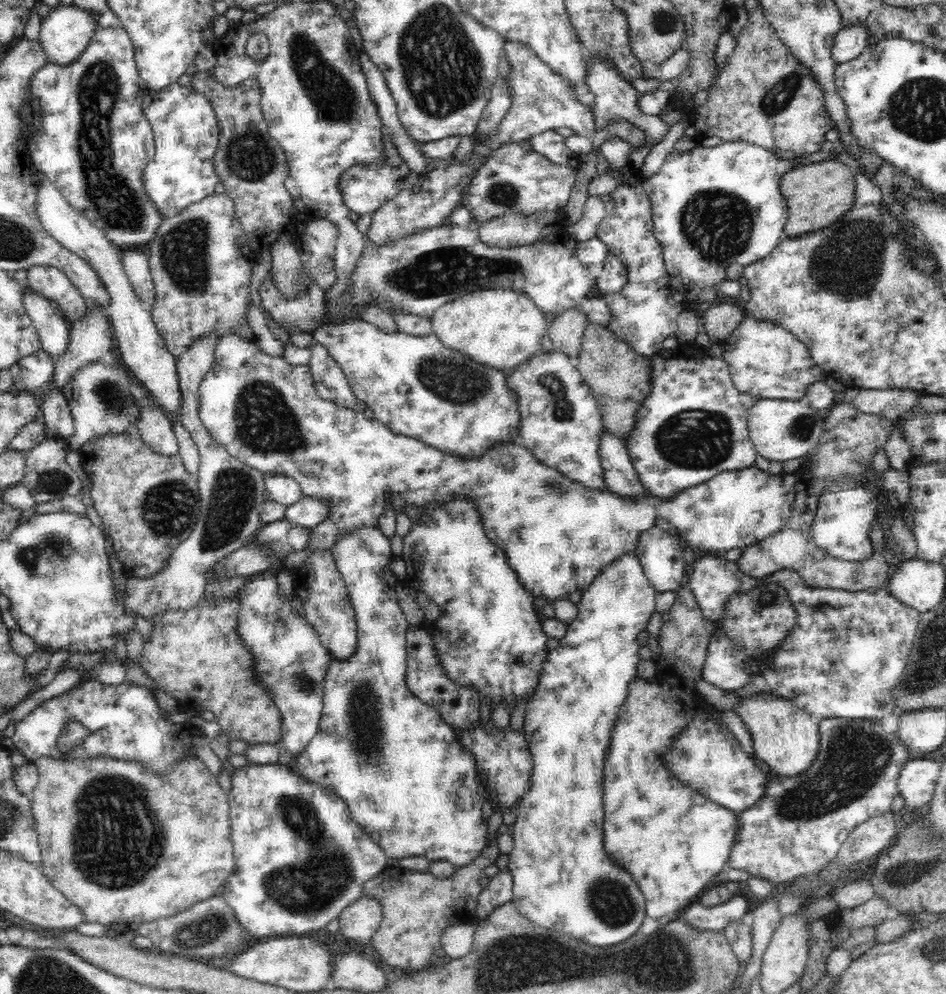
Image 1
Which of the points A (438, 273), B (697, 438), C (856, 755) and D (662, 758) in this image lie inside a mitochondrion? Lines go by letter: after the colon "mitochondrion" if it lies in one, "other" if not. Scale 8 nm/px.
A: mitochondrion
B: mitochondrion
C: mitochondrion
D: other

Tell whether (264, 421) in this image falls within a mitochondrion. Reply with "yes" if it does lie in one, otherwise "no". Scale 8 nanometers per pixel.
yes

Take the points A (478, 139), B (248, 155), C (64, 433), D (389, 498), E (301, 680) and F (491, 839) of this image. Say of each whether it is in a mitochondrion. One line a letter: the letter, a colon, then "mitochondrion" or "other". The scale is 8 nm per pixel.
A: other
B: mitochondrion
C: other
D: other
E: mitochondrion
F: other

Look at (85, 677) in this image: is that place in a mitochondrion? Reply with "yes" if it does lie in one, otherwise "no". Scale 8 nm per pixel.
no

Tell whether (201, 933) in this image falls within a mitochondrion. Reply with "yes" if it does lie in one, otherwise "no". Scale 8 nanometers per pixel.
yes

